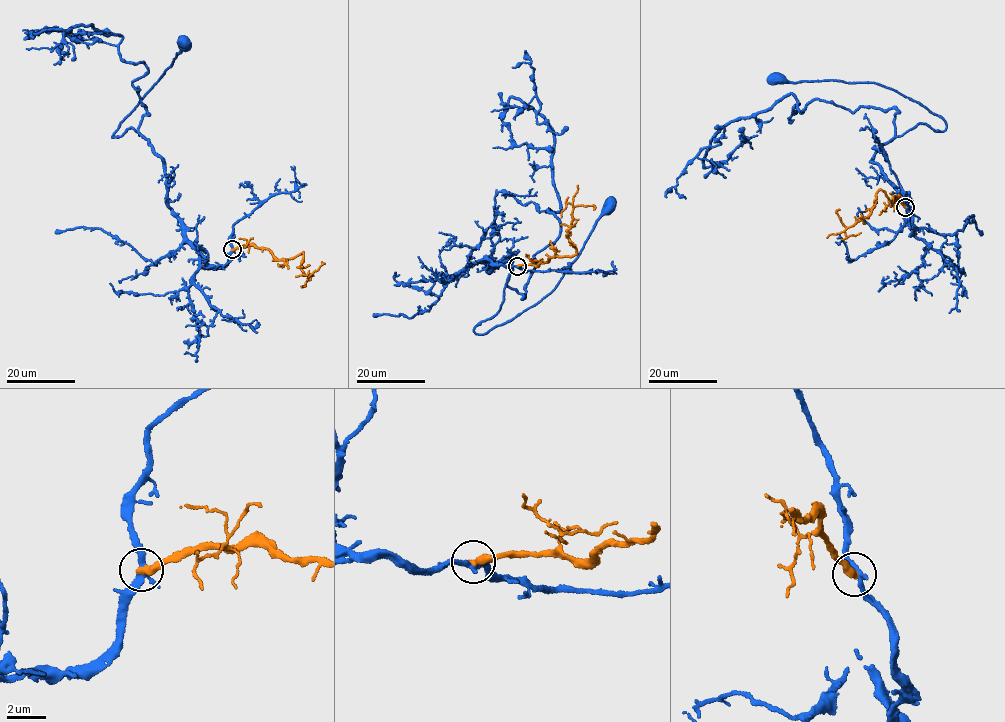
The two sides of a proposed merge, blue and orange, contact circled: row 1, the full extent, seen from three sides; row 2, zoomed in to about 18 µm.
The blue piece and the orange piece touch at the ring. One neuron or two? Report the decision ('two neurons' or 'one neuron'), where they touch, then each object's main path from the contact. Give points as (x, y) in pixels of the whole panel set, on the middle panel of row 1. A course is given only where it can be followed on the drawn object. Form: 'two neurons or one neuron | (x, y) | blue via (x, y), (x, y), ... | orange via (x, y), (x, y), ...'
two neurons | (517, 266) | blue via (517, 266), (483, 259), (490, 272), (515, 253), (498, 312), (474, 326), (476, 333), (549, 294), (609, 206) | orange via (517, 266), (538, 265), (551, 257), (574, 255), (576, 249), (567, 234), (573, 209), (580, 205), (594, 206)

